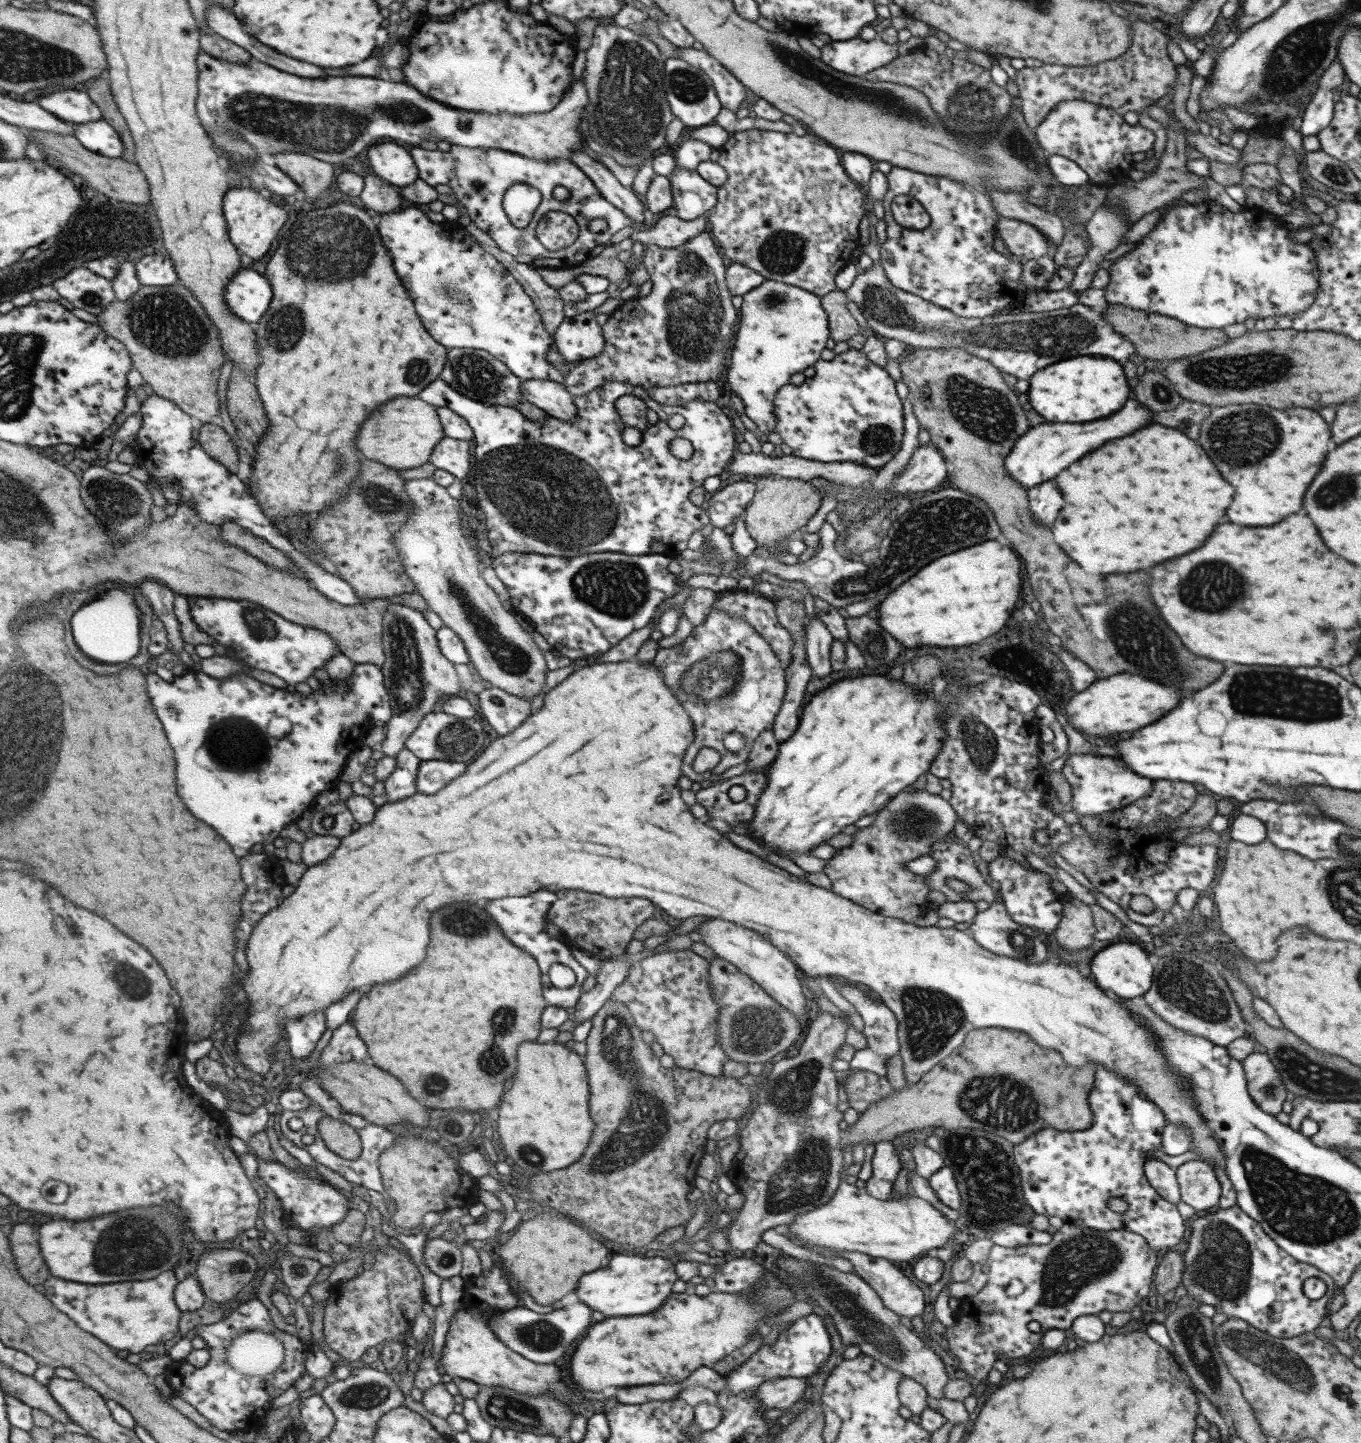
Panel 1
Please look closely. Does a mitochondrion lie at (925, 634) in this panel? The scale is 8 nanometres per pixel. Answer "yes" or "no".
no

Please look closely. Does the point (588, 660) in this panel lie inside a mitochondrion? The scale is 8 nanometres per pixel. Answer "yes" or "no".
no

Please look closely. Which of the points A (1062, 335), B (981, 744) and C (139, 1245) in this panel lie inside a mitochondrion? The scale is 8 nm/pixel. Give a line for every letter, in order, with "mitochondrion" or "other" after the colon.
A: mitochondrion
B: mitochondrion
C: mitochondrion

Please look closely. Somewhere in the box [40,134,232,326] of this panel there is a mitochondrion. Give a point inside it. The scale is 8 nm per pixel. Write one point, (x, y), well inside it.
(119, 240)

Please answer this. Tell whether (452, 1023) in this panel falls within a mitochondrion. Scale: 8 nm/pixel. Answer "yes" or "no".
no

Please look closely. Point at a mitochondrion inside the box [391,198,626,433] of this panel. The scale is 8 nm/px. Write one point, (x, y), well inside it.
(476, 375)

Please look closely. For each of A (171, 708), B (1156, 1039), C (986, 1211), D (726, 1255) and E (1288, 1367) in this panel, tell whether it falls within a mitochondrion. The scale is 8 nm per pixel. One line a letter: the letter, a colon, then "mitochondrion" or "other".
A: mitochondrion
B: other
C: mitochondrion
D: other
E: mitochondrion

